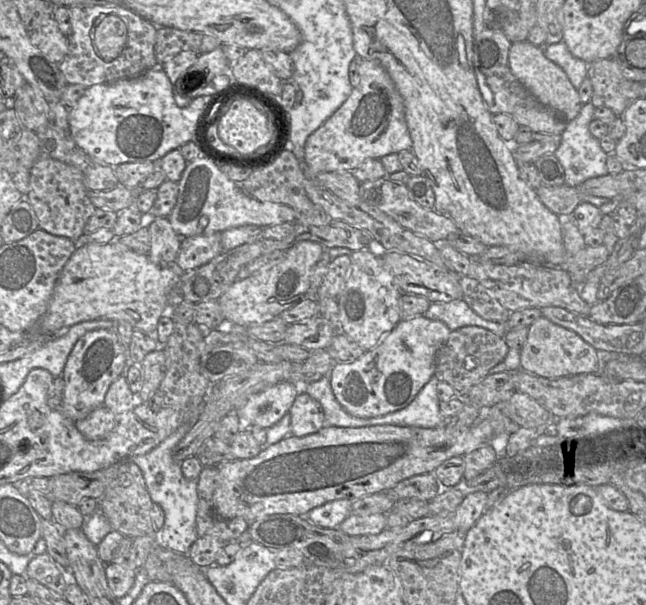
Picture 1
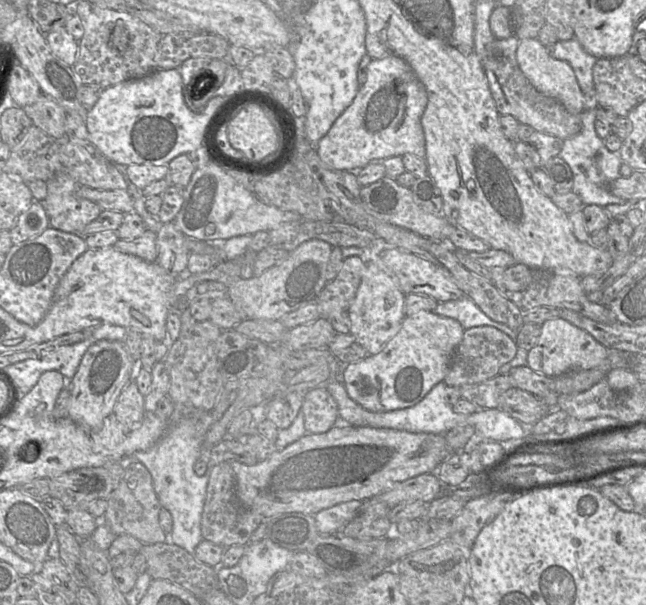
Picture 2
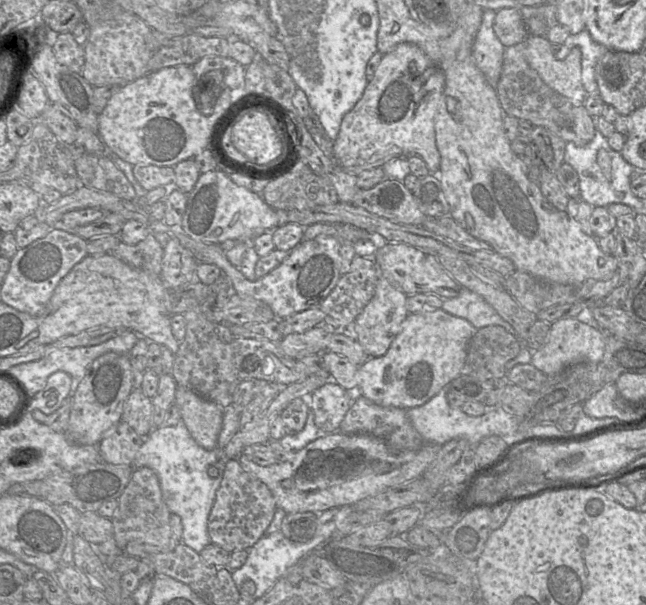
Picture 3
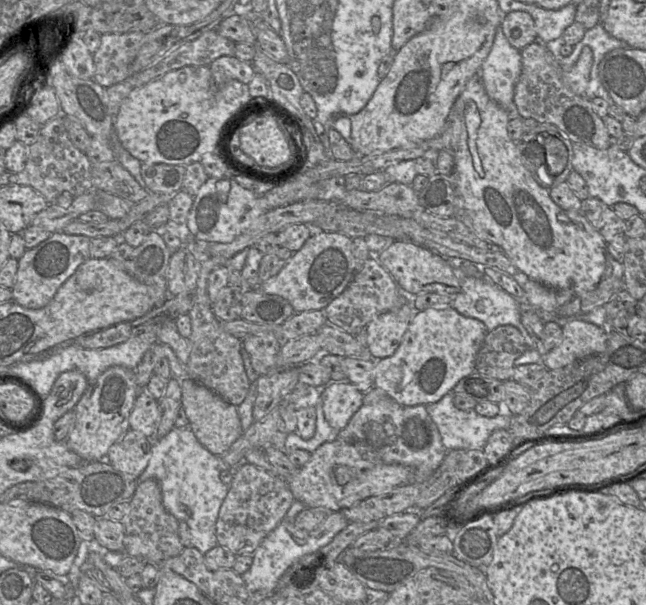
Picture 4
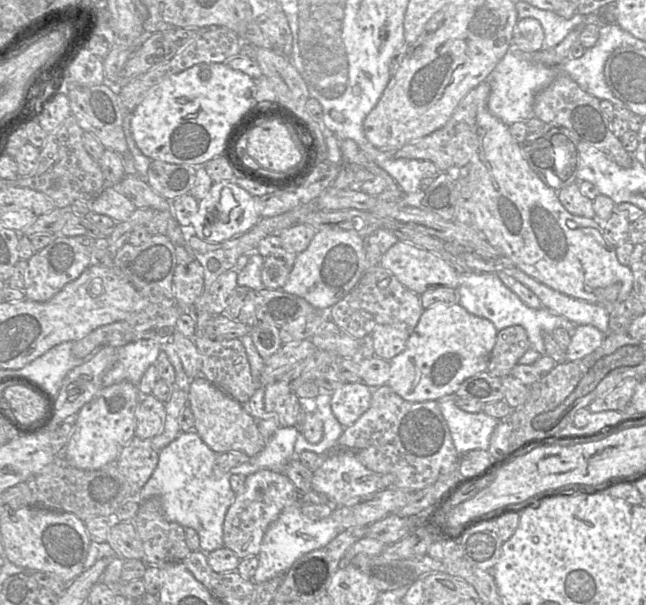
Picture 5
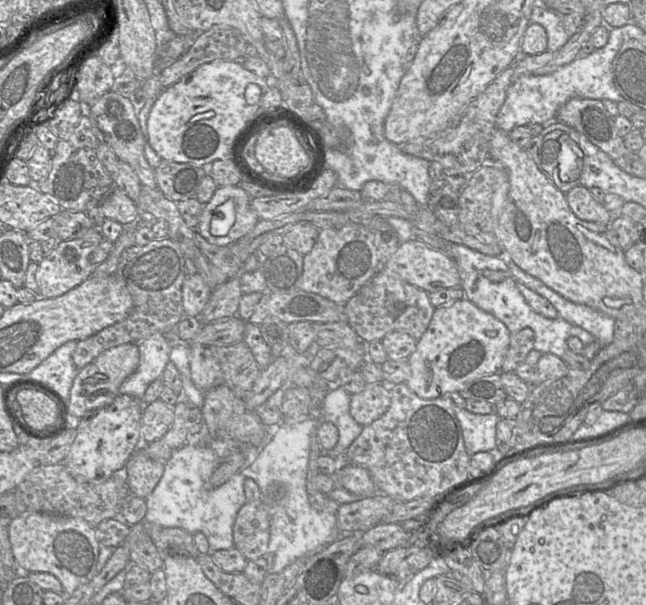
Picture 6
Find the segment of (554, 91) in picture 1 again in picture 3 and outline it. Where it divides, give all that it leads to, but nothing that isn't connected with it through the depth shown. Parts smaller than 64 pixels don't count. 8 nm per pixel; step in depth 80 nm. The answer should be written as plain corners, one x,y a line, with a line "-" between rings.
528,36
525,57
531,68
537,71
541,79
552,89
567,97
574,105
584,105
588,95
581,78
581,51
574,48
563,60
557,60
552,53
552,44
545,36

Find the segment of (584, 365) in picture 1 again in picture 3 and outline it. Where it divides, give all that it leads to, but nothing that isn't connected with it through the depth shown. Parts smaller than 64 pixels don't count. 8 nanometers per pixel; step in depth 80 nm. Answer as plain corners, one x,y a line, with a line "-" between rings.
565,318
551,323
548,340
533,352
531,364
546,375
554,375
562,369
580,362
597,363
605,353
606,334
577,318

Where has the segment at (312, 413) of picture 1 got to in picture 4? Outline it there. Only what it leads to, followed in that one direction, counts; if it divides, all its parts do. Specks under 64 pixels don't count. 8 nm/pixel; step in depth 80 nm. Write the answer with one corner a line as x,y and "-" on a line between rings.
348,381
330,382
323,387
320,395
323,413
334,431
347,426
361,407
363,396
364,393

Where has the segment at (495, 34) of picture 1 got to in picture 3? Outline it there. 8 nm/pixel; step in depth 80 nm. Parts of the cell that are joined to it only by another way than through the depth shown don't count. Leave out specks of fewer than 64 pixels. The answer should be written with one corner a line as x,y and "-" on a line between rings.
526,40
504,50
501,76
495,87
504,114
547,128
565,142
586,145
595,135
595,118
587,112
584,105
574,105
567,97
549,87
527,62
525,49

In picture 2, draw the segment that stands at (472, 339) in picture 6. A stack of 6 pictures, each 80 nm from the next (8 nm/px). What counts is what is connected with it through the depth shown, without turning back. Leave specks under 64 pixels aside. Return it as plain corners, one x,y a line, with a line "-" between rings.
433,311
406,316
397,334
375,355
367,355
359,362
343,364
343,385
348,396
362,408
371,412
387,412
409,408
420,402
439,382
443,382
455,352
463,338
462,325

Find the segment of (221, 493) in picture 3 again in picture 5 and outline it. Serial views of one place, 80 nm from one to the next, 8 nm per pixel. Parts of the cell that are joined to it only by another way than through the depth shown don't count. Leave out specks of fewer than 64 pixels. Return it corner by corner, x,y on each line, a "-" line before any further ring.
260,470
246,476
244,492
236,495
224,519
224,547
235,552
240,559
257,556
269,526
277,520
284,509
299,504
299,496
295,485
283,473

